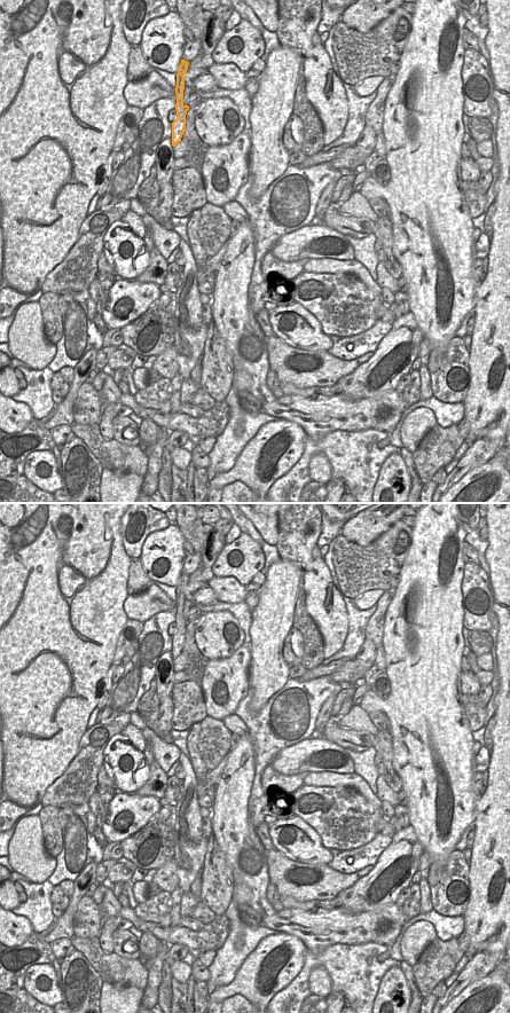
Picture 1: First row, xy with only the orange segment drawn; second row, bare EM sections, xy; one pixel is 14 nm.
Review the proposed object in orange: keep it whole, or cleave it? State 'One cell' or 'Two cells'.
Two cells.

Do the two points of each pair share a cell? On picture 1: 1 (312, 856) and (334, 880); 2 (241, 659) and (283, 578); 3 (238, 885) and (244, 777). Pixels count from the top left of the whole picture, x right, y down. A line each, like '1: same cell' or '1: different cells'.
1: different cells
2: different cells
3: same cell

